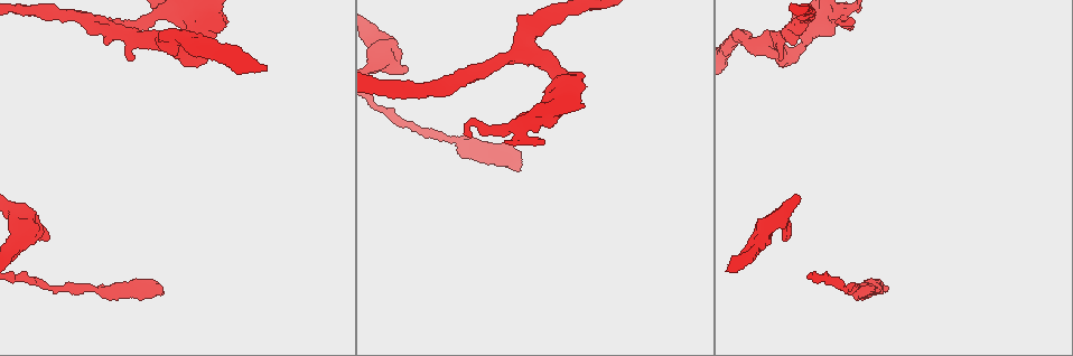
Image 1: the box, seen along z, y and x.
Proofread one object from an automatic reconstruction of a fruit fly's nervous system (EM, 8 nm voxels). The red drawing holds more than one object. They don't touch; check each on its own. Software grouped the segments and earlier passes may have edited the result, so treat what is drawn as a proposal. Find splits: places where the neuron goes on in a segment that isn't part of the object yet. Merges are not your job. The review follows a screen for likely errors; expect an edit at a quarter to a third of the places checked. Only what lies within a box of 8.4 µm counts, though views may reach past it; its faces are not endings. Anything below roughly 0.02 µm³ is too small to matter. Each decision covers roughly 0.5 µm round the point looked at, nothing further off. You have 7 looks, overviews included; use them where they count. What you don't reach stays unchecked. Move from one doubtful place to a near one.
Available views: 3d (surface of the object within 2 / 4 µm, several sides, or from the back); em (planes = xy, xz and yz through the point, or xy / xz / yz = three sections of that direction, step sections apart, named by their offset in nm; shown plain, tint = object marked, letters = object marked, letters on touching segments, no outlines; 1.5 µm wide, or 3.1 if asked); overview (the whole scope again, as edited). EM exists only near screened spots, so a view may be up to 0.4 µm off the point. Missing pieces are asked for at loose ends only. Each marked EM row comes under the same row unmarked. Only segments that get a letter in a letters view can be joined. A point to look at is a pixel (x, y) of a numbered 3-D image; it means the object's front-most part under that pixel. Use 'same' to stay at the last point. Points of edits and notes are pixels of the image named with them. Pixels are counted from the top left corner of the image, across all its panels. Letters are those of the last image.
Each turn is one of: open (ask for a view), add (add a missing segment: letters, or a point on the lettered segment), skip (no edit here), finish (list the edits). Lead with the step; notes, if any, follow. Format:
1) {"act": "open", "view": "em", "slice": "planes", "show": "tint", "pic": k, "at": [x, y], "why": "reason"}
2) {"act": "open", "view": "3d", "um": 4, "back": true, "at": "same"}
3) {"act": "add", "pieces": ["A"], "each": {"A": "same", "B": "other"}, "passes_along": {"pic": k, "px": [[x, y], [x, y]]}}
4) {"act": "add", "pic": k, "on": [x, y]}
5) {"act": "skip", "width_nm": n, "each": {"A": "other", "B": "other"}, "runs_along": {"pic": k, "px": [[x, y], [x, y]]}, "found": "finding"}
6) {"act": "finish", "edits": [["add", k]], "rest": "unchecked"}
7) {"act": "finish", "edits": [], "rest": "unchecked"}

{"act": "open", "view": "em", "slice": "planes", "show": "letters", "pic": 1, "at": [888, 288], "why": "an open end"}

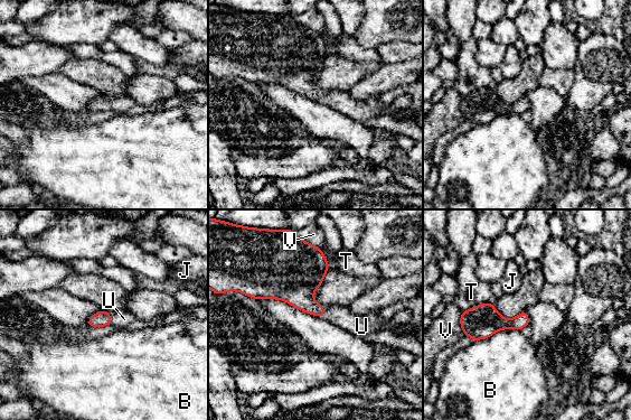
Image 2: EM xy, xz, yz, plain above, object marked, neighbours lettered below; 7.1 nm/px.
{"act": "add", "pieces": ["U"], "each": {"B": "other", "J": "other", "T": "other", "U": "same", "V": "other"}, "passes_along": {"pic": 2, "px": [[102, 318], [110, 318], [124, 319]]}, "found": "it goes on there"}

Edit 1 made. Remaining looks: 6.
{"act": "open", "view": "overview"}

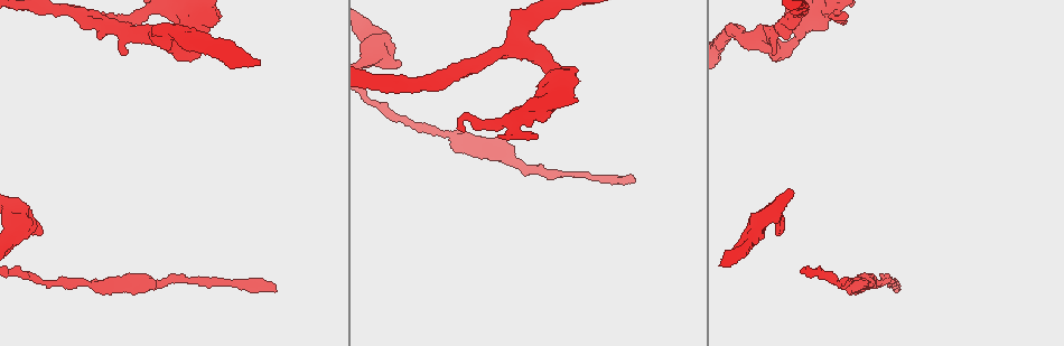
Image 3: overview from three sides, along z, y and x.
{"act": "open", "view": "em", "slice": "planes", "show": "letters", "pic": 3, "at": [846, 18], "why": "branch stops here"}

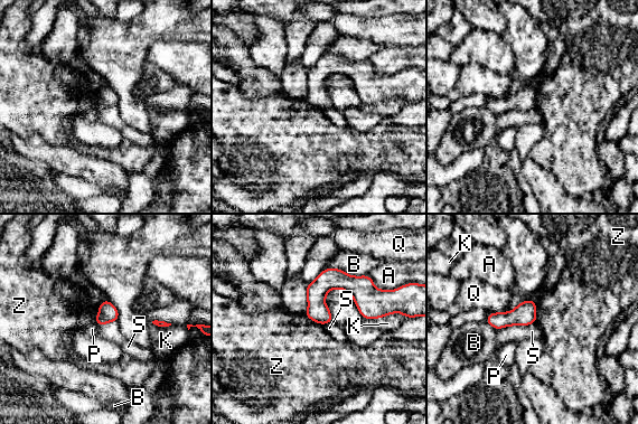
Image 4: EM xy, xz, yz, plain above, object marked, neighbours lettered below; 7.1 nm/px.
{"act": "skip", "each": {"A": "other", "B": "other", "K": "other", "P": "other", "Q": "other", "S": "other", "Z": "other"}, "found": "no lettered segment goes on from it"}

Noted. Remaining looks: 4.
{"act": "open", "view": "3d", "um": 2, "pic": 3, "at": [781, 234], "why": "an open end"}

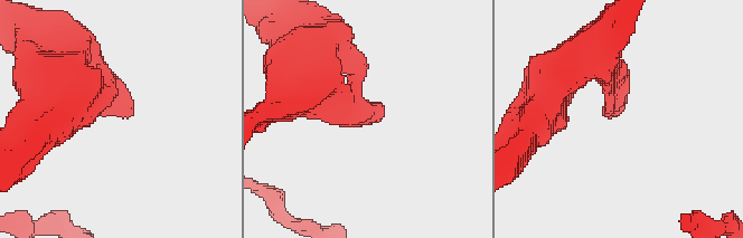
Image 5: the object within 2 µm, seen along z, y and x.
{"act": "open", "view": "em", "slice": "xy", "step": 4, "show": "letters", "pic": 5, "at": [378, 114]}

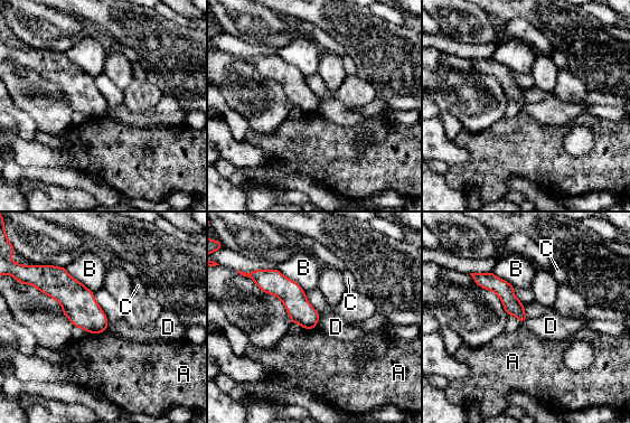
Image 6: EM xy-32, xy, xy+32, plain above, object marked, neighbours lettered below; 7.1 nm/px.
{"act": "skip", "longest_contact_nm": ["B", 280], "each": {"A": "other", "B": "other", "C": "other", "D": "other"}, "border": {"pic": 6, "px": [[321, 316], [316, 328]]}, "found": "none of them fits"}

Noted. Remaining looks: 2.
{"act": "finish", "edits": [["add", 2]], "rest": "unchecked"}

